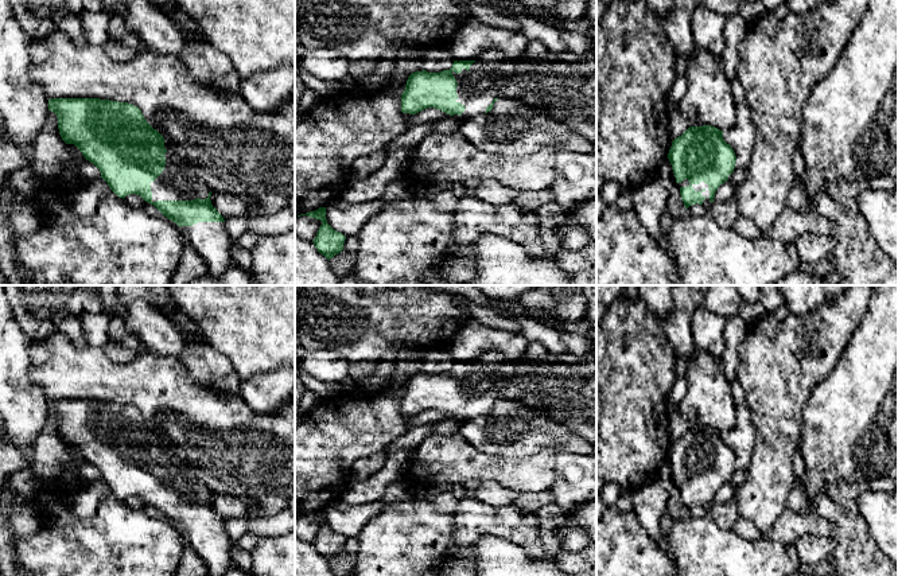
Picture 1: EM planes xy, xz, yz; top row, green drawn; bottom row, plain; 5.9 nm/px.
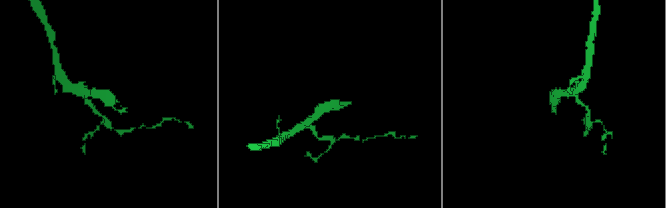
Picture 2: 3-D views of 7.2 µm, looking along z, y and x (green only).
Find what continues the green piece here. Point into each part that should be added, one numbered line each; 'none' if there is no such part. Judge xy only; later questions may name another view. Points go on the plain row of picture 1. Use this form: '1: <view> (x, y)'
1: xy (212, 541)

